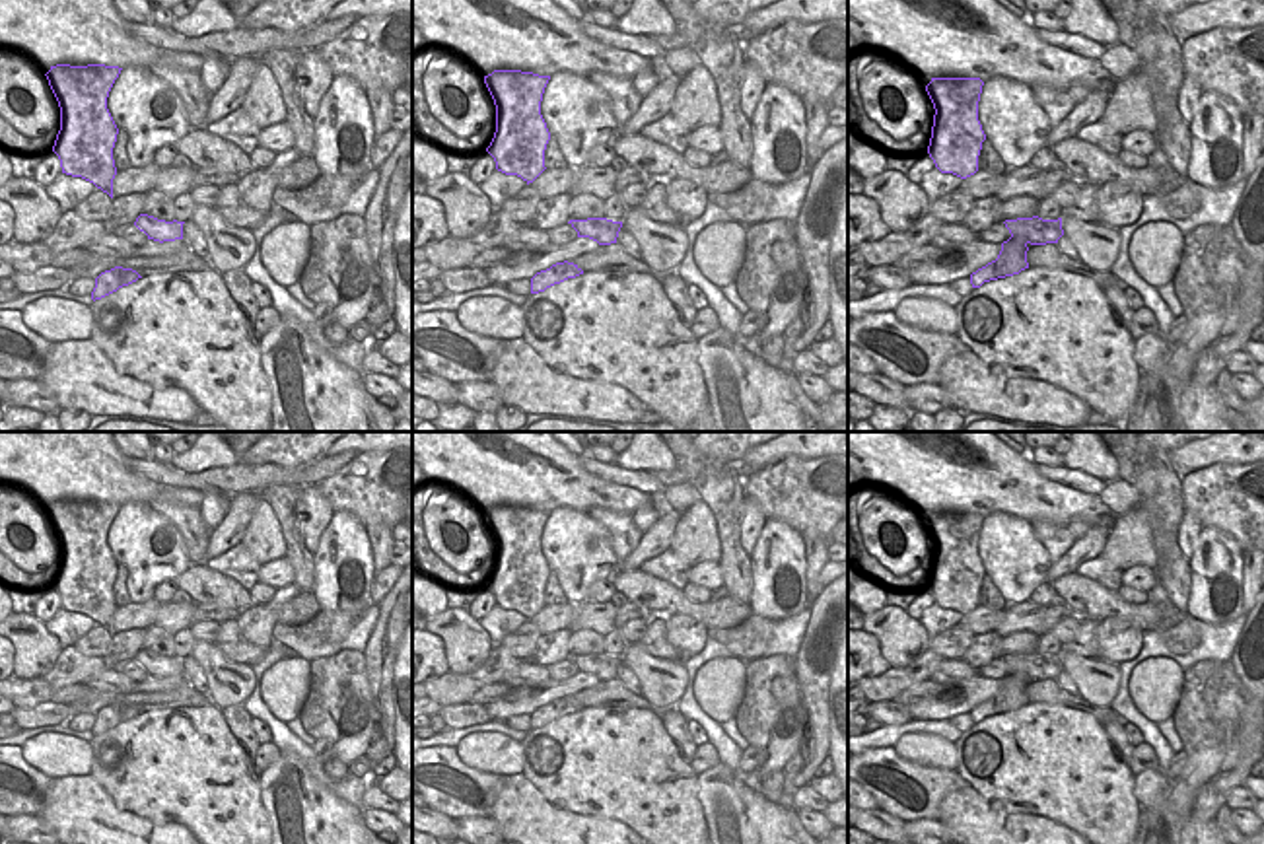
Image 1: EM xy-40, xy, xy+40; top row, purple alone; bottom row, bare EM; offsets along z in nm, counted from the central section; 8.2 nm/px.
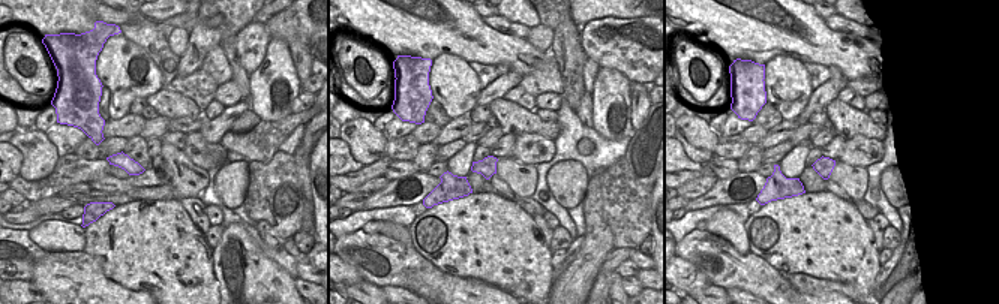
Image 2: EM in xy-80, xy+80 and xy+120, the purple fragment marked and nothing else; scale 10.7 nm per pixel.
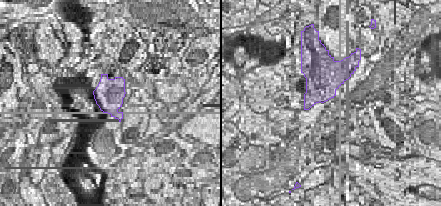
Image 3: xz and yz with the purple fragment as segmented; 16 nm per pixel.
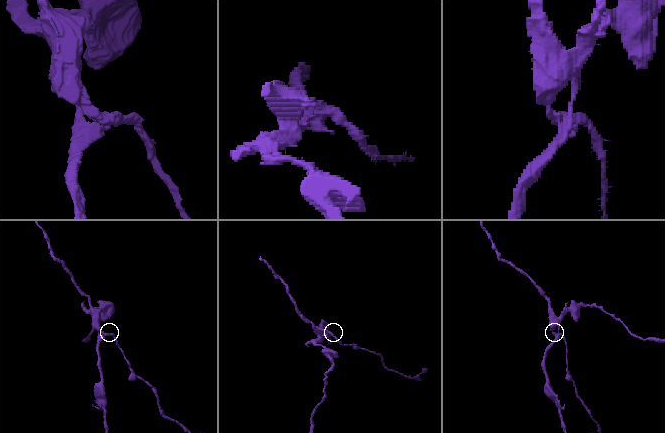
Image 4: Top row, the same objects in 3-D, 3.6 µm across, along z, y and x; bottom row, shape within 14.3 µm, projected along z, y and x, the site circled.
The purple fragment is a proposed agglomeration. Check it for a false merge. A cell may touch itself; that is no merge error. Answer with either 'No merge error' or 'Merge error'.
Merge error.

